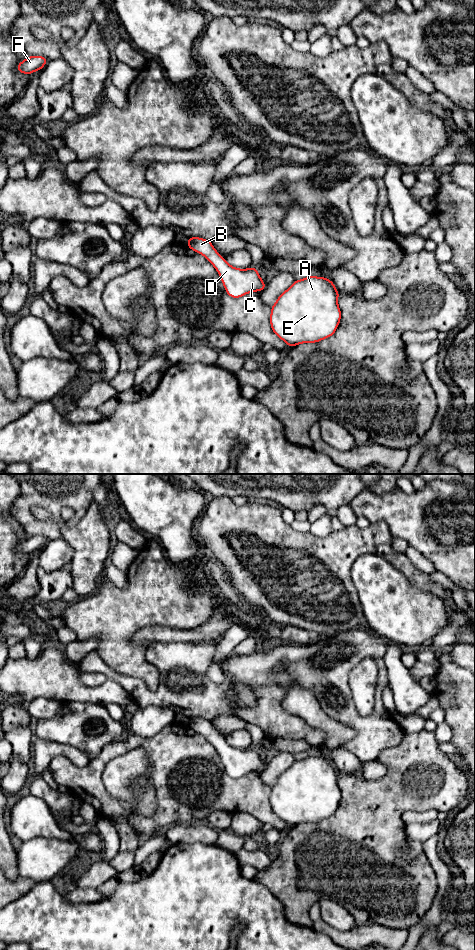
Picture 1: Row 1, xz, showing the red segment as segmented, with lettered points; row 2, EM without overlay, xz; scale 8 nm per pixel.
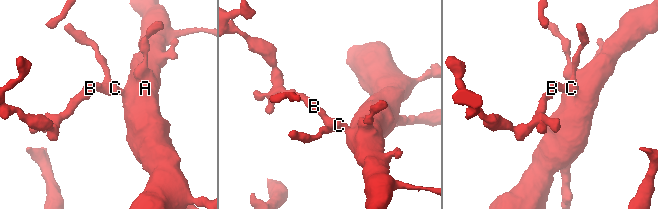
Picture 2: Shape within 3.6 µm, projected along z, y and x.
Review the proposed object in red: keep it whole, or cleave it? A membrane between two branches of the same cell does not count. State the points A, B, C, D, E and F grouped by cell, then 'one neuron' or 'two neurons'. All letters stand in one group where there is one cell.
A B C D E F; one neuron

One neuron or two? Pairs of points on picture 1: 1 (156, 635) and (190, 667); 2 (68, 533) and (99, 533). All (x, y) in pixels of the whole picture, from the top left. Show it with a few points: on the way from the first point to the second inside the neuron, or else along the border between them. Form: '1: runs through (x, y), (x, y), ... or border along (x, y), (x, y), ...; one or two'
1: border along (188, 642), (152, 641), (146, 646); two
2: runs through (76, 533), (91, 533); one

